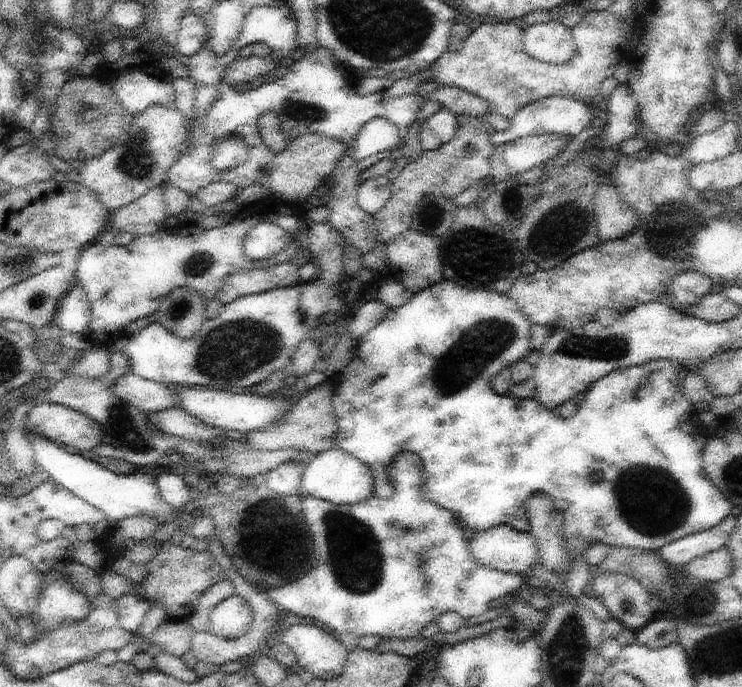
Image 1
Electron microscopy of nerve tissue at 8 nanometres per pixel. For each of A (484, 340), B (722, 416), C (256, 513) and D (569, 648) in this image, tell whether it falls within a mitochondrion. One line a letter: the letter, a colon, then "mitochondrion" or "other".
A: mitochondrion
B: other
C: mitochondrion
D: mitochondrion

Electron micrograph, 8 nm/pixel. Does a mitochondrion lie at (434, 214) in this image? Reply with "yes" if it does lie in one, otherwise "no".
yes

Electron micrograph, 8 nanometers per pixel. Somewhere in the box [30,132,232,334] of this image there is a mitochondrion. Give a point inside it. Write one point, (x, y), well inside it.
(199, 264)

